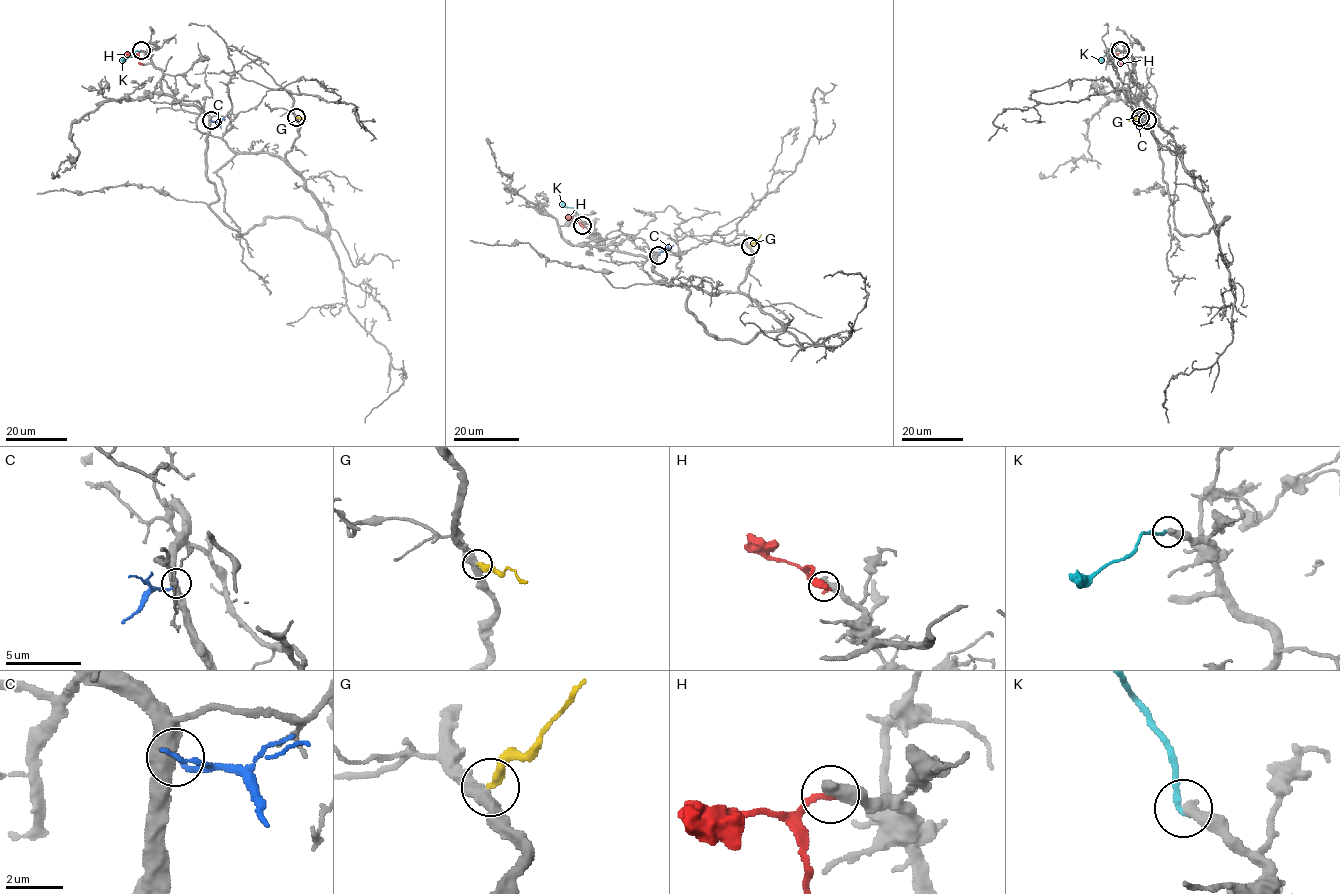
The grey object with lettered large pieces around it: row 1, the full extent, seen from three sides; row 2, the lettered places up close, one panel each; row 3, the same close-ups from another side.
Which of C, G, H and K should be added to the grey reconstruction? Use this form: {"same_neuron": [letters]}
{"same_neuron": []}

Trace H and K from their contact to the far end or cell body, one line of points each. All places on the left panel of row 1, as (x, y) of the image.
H: (141, 51), (125, 54)
K: (141, 50), (122, 59)

